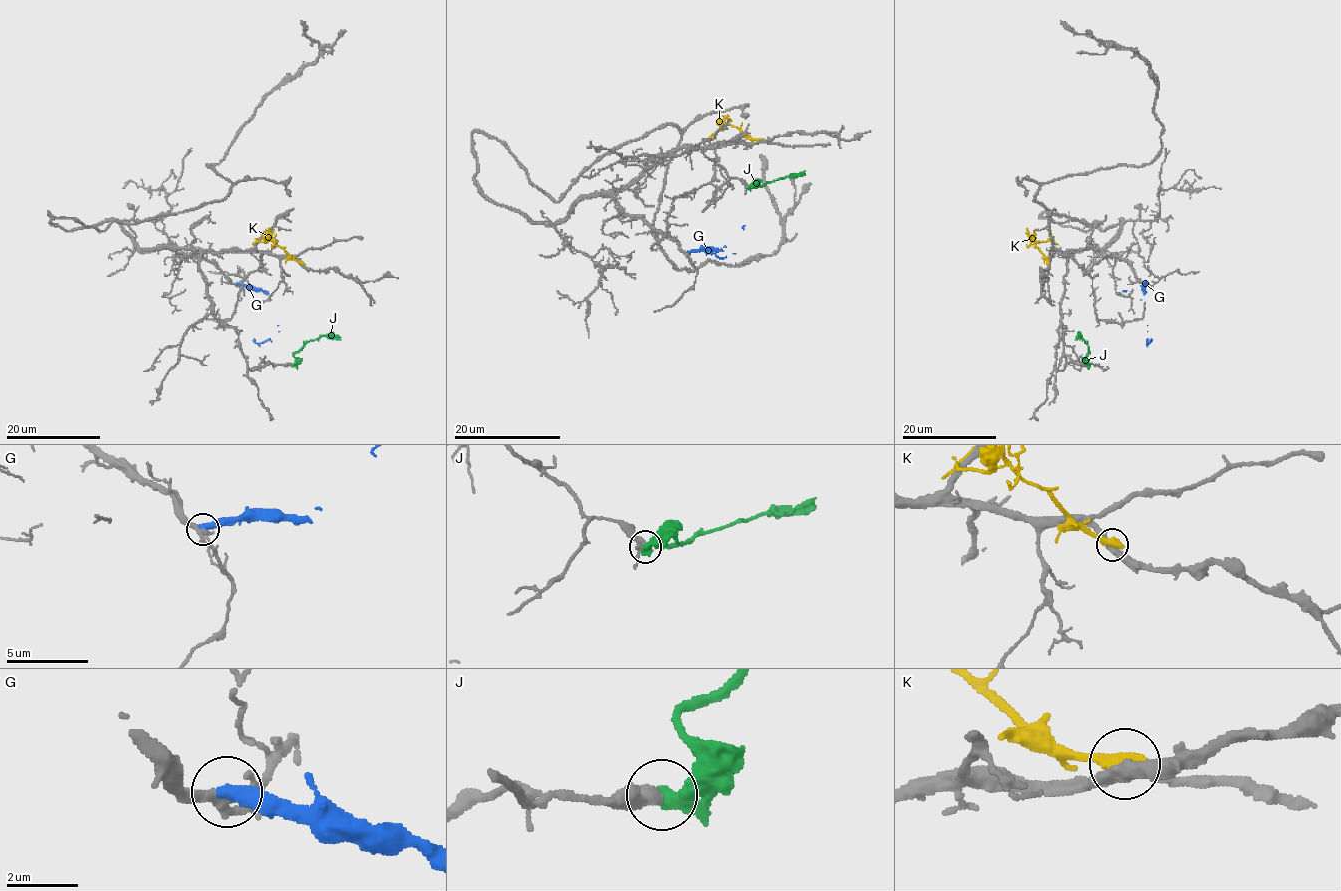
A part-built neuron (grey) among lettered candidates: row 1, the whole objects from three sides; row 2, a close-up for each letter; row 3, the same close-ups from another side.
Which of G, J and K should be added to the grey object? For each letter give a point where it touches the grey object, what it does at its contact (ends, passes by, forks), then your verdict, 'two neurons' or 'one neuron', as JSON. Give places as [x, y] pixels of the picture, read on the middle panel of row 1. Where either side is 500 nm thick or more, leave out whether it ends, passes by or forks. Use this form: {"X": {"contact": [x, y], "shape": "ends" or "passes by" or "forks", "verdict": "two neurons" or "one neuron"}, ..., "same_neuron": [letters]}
{"G": {"contact": [687, 253], "shape": "ends", "verdict": "one neuron"}, "J": {"contact": [748, 187], "verdict": "two neurons"}, "K": {"contact": [760, 140], "verdict": "two neurons"}, "same_neuron": ["G"]}

